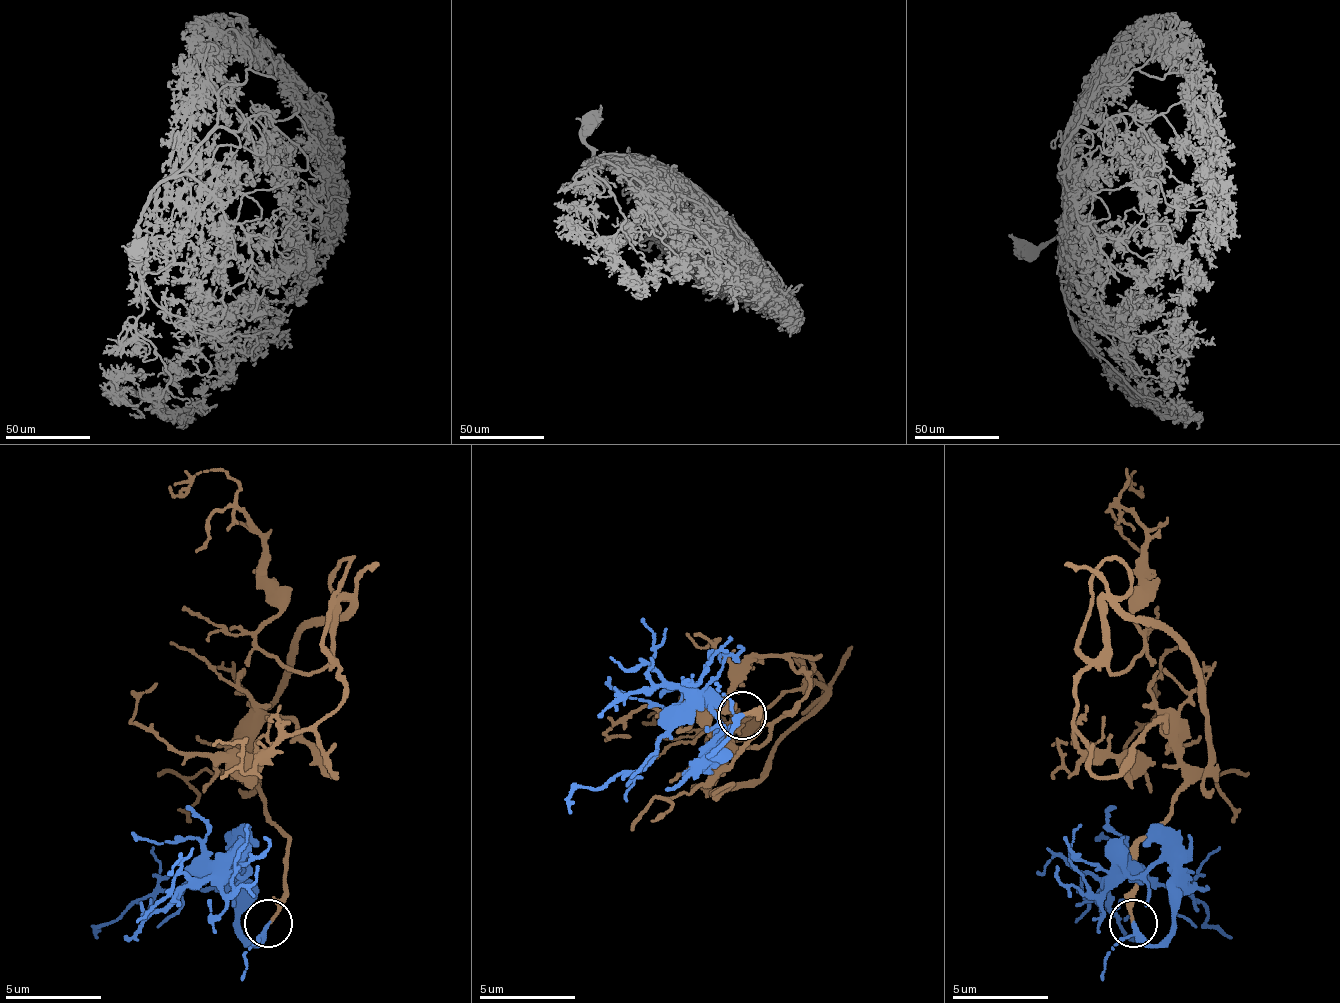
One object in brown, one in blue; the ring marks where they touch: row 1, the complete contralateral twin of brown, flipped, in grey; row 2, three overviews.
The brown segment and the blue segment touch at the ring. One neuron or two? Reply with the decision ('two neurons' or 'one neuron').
one neuron

